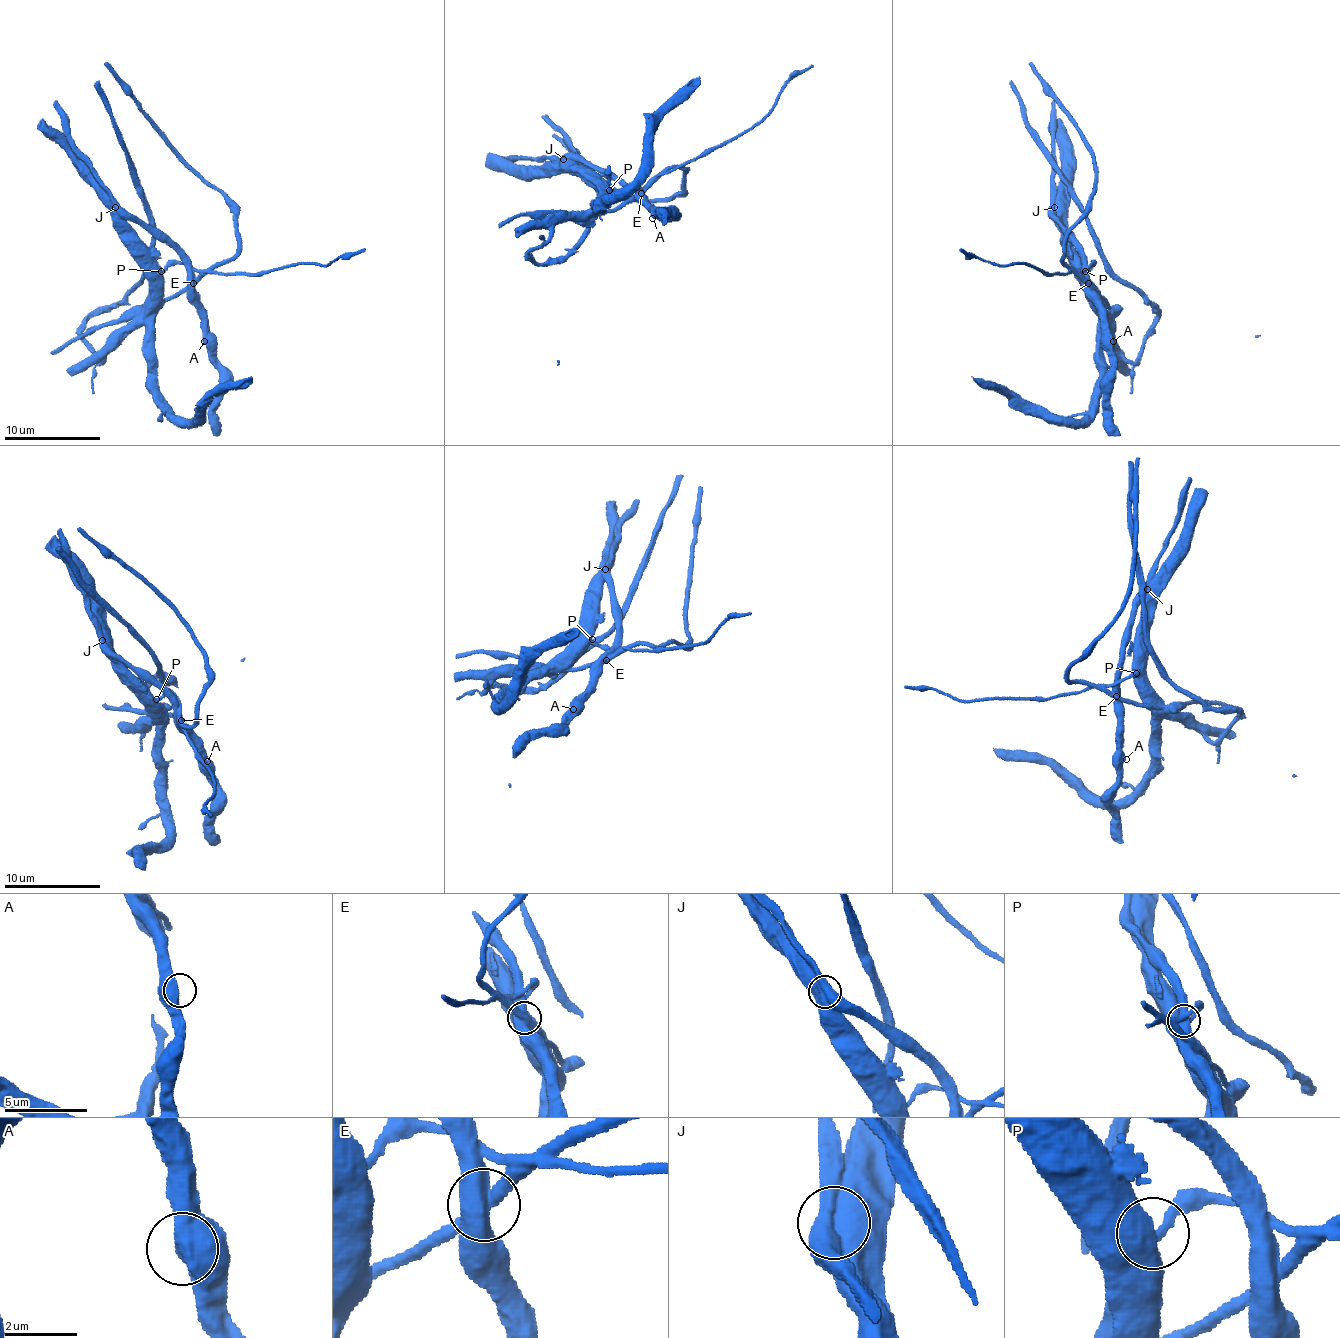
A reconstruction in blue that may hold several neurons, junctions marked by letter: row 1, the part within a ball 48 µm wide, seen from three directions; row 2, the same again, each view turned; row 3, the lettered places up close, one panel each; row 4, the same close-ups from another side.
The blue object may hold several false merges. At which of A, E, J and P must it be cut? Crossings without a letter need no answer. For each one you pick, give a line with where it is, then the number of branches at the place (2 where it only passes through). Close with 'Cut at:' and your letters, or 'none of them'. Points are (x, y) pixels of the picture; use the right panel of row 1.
E: place (1088, 283); branches 4
J: place (1054, 207); branches 1
Cut at: E, J

